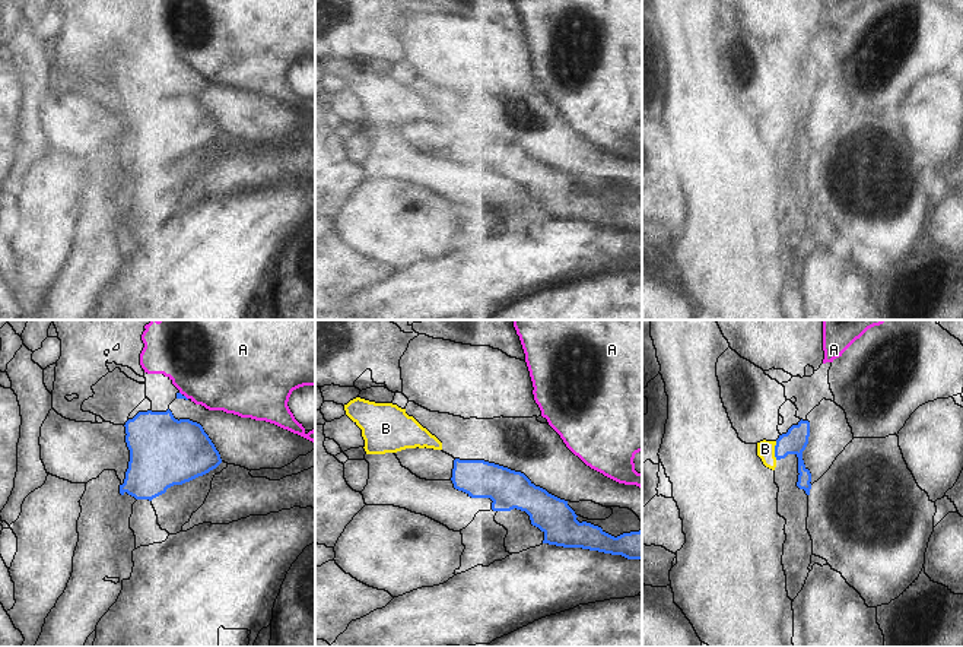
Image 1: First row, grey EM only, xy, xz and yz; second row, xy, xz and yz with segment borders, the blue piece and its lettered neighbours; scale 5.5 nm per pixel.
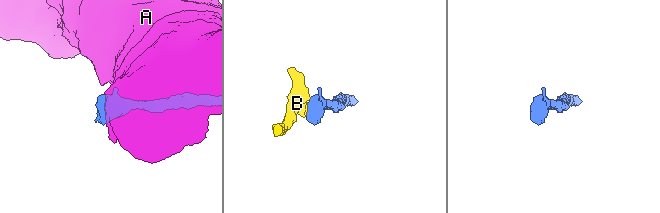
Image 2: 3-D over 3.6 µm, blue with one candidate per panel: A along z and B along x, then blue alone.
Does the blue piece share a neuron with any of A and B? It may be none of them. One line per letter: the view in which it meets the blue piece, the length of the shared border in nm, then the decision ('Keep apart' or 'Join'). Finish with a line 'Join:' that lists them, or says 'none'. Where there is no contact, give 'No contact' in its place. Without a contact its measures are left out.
A: Touches blue in xy. Shared border 40 nm. Keep apart
B: Touches blue in yz. Shared border 100 nm. Join
Join: B

